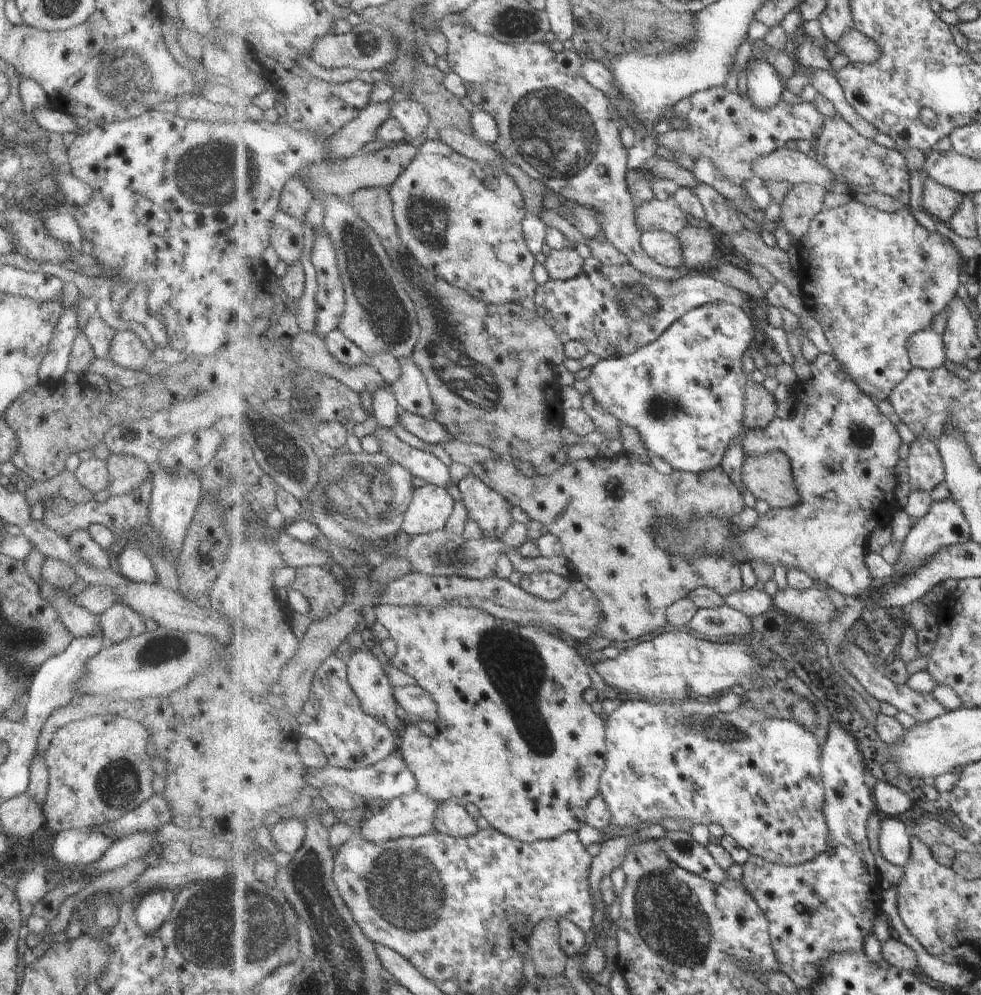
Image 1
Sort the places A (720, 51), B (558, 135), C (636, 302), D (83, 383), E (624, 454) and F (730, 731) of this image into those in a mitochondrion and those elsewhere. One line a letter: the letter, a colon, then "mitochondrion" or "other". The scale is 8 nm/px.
A: other
B: mitochondrion
C: mitochondrion
D: other
E: other
F: mitochondrion

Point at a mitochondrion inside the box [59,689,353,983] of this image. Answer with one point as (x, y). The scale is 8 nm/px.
(219, 927)

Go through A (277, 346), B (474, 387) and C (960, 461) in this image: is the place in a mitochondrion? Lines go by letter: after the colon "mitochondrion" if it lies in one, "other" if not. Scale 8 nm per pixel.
A: other
B: mitochondrion
C: other

